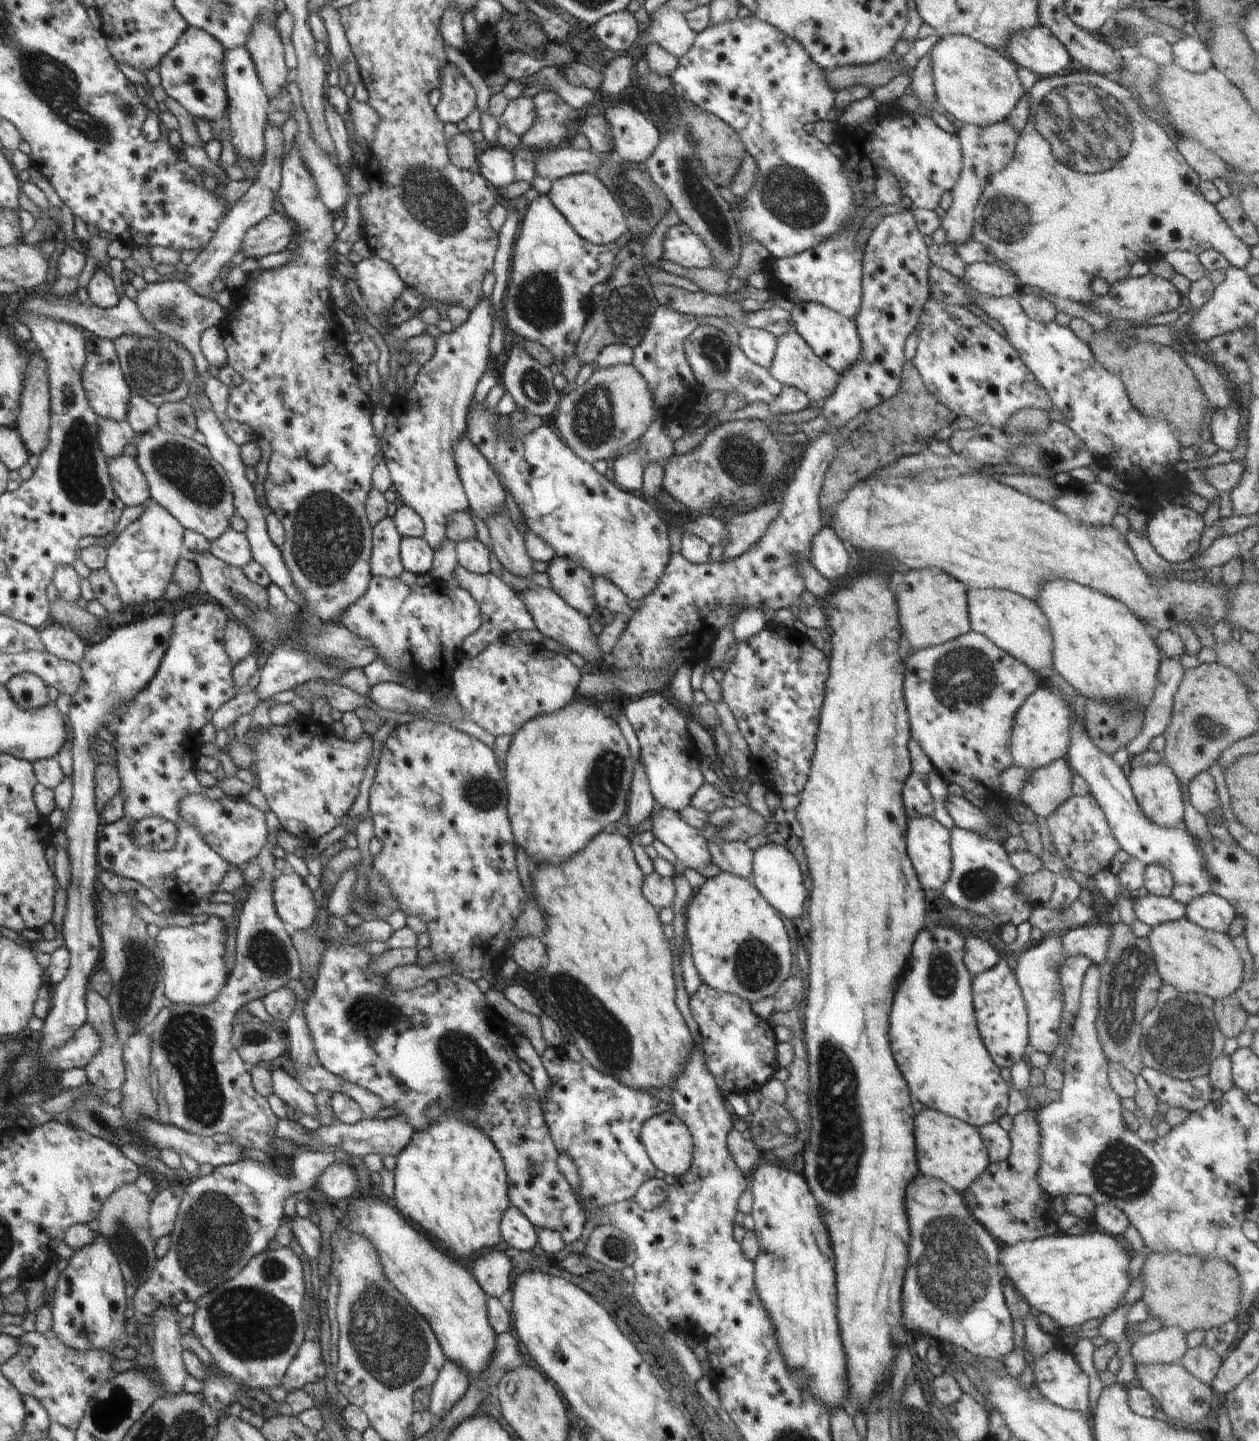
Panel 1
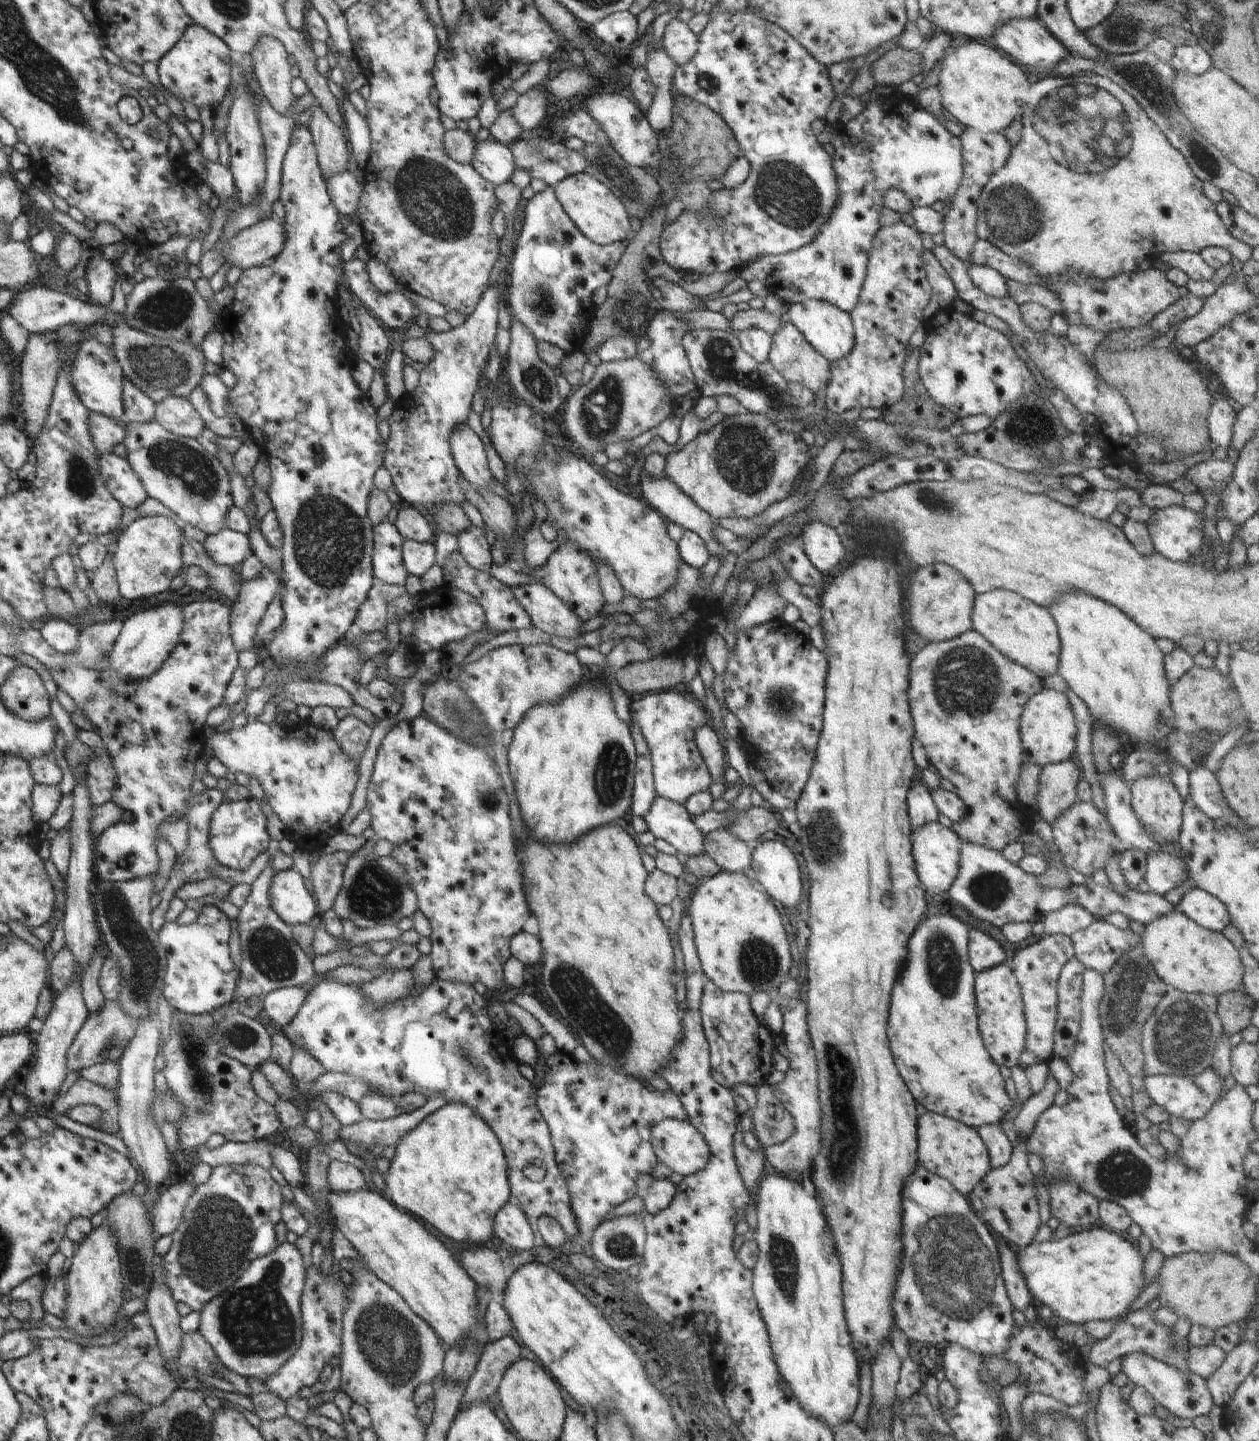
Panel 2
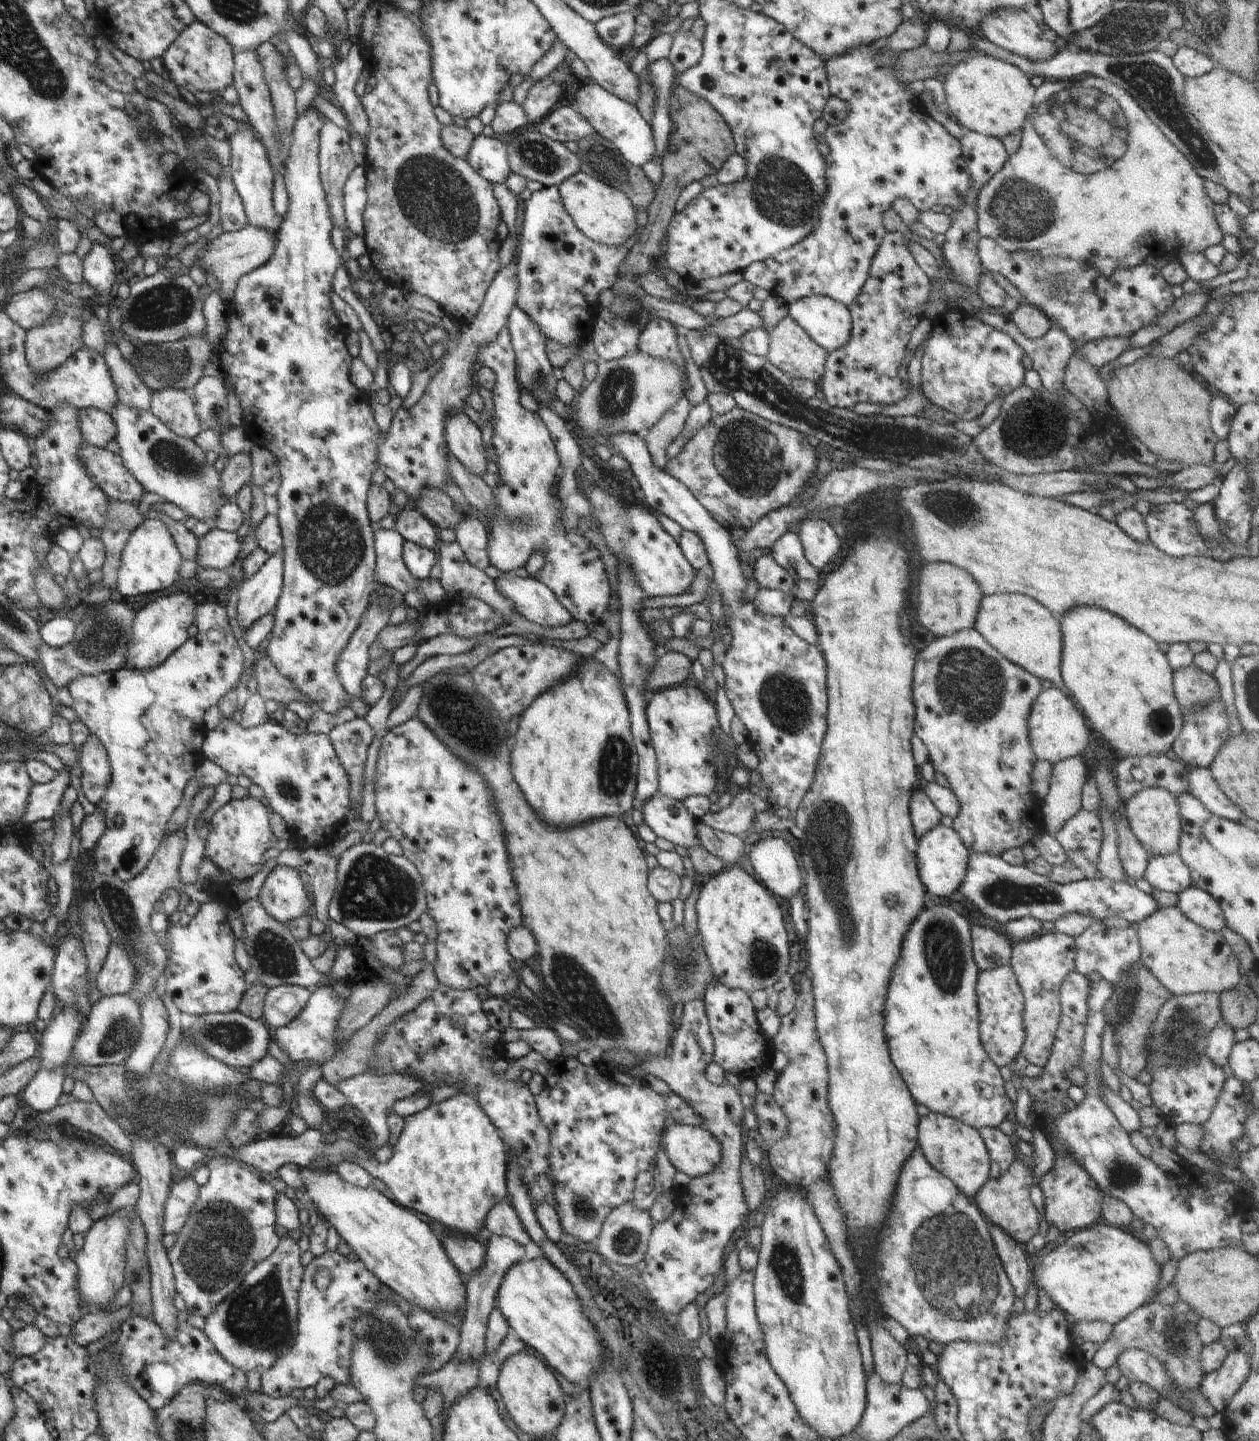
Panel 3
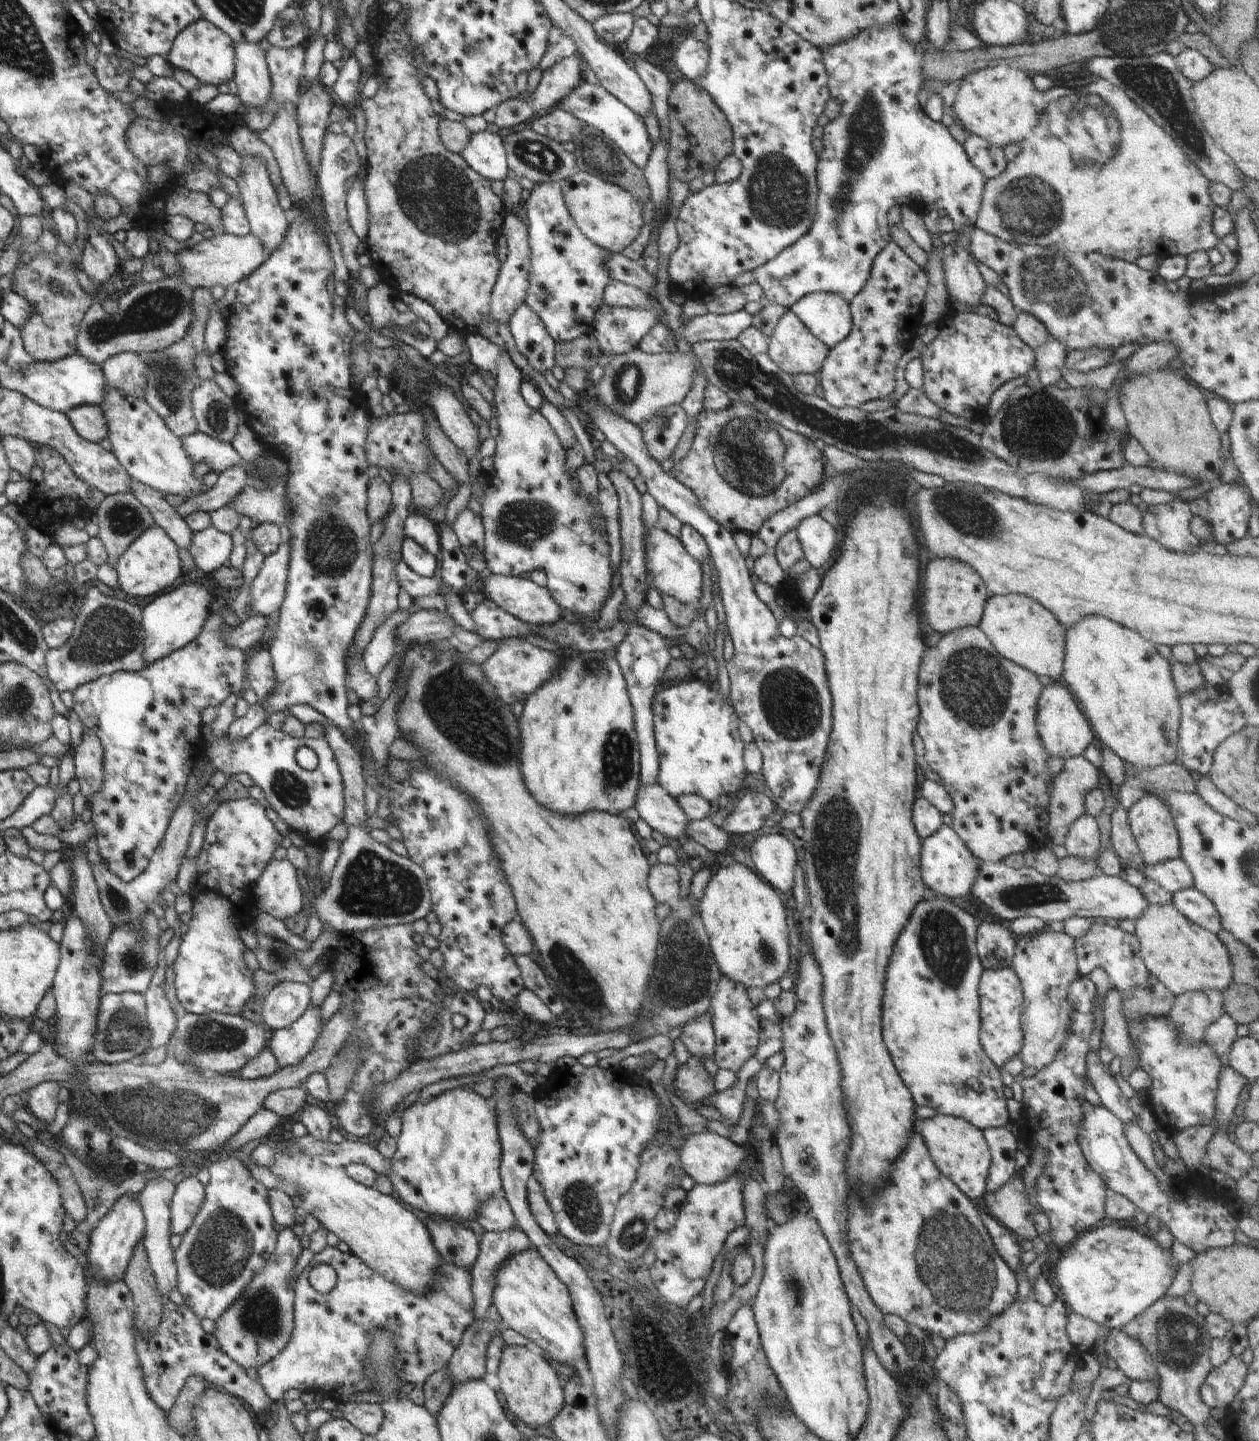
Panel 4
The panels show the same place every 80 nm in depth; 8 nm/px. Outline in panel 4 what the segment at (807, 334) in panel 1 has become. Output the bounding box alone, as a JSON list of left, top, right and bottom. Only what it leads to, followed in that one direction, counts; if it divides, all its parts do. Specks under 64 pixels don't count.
[790,292,852,348]

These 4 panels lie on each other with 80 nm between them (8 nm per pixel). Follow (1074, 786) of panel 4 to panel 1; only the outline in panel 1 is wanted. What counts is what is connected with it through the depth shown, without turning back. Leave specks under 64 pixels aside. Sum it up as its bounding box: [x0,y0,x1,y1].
[1020,759,1072,818]

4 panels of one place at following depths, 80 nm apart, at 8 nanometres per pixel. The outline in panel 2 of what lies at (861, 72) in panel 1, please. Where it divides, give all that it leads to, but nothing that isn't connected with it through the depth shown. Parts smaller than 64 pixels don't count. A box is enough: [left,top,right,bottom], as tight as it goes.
[871,48,922,88]

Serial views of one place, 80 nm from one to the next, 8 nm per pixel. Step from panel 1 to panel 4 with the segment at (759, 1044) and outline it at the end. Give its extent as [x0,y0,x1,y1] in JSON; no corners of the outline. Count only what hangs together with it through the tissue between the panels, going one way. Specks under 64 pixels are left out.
[708,975,764,1073]

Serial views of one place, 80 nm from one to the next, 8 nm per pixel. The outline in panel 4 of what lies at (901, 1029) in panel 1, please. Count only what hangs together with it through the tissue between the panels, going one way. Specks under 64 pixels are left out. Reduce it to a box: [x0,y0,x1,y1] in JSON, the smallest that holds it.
[882,896,1012,1131]

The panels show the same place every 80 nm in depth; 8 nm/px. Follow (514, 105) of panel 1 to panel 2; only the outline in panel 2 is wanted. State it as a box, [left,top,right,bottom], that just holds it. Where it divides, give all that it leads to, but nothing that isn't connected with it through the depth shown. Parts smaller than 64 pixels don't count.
[510,85,550,131]

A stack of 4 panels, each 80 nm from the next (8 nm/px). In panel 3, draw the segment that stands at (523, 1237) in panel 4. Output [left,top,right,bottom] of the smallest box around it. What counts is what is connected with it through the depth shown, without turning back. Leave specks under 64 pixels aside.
[452,1234,525,1359]

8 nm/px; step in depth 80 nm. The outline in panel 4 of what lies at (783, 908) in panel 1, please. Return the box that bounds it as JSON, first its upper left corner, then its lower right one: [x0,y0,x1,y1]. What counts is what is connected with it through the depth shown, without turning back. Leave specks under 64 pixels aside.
[750,833,796,892]

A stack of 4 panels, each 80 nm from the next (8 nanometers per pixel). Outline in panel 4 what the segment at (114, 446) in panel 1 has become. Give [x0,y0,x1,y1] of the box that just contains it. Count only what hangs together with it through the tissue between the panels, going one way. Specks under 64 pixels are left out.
[65,405,107,444]

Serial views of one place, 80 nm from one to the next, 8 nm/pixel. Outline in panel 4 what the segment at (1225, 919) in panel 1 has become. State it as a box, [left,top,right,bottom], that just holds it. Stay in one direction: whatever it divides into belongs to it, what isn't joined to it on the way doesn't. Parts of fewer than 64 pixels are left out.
[1171,887,1222,935]

